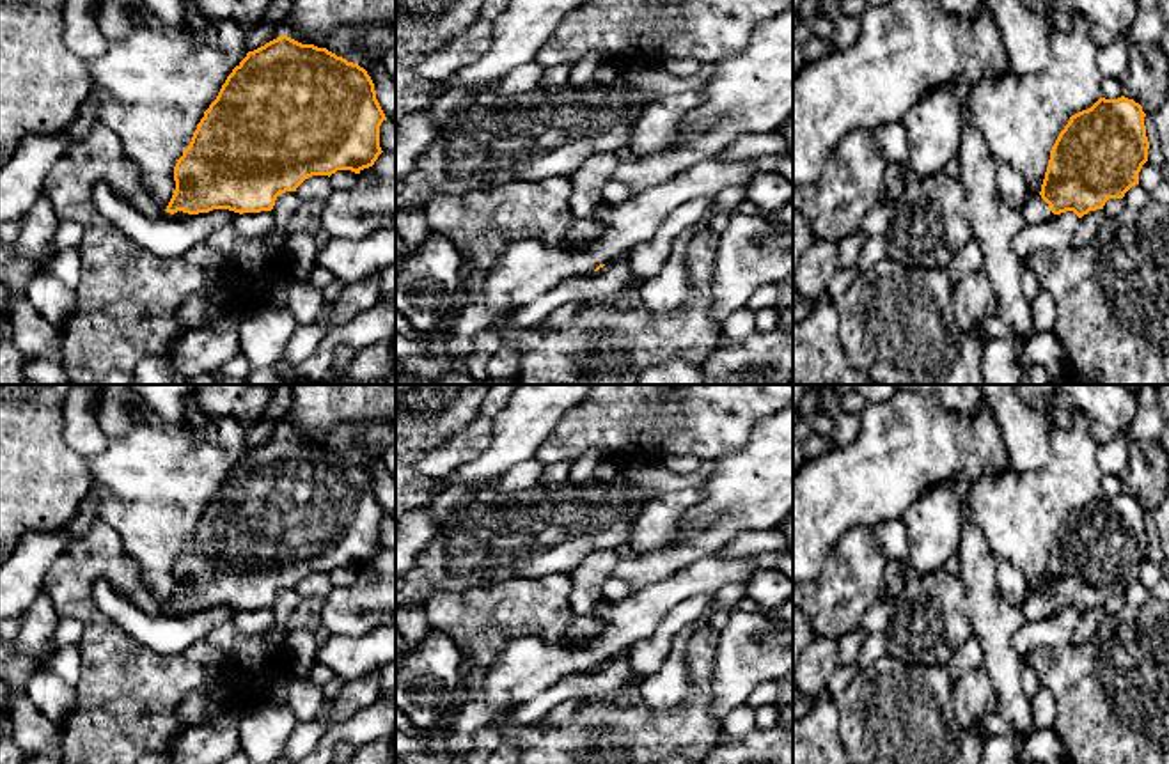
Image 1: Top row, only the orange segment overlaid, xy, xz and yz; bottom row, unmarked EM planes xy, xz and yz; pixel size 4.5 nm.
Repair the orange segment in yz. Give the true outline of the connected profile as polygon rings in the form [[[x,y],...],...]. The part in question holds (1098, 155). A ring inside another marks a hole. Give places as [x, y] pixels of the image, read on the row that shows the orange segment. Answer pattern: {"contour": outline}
{"contour": [[[1125,96],[1100,97],[1091,108],[1070,117],[1052,151],[1041,191],[1027,188],[1022,204],[1025,223],[1038,225],[1054,214],[1073,211],[1079,218],[1089,211],[1103,209],[1109,199],[1123,199],[1139,184],[1139,172],[1148,161],[1149,142],[1142,106]]]}

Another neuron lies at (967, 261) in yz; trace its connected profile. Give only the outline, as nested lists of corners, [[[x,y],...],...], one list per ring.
[[[972,239],[965,248],[961,248],[947,266],[947,275],[953,284],[963,280],[965,277],[979,271],[983,268],[983,252],[979,245]]]

